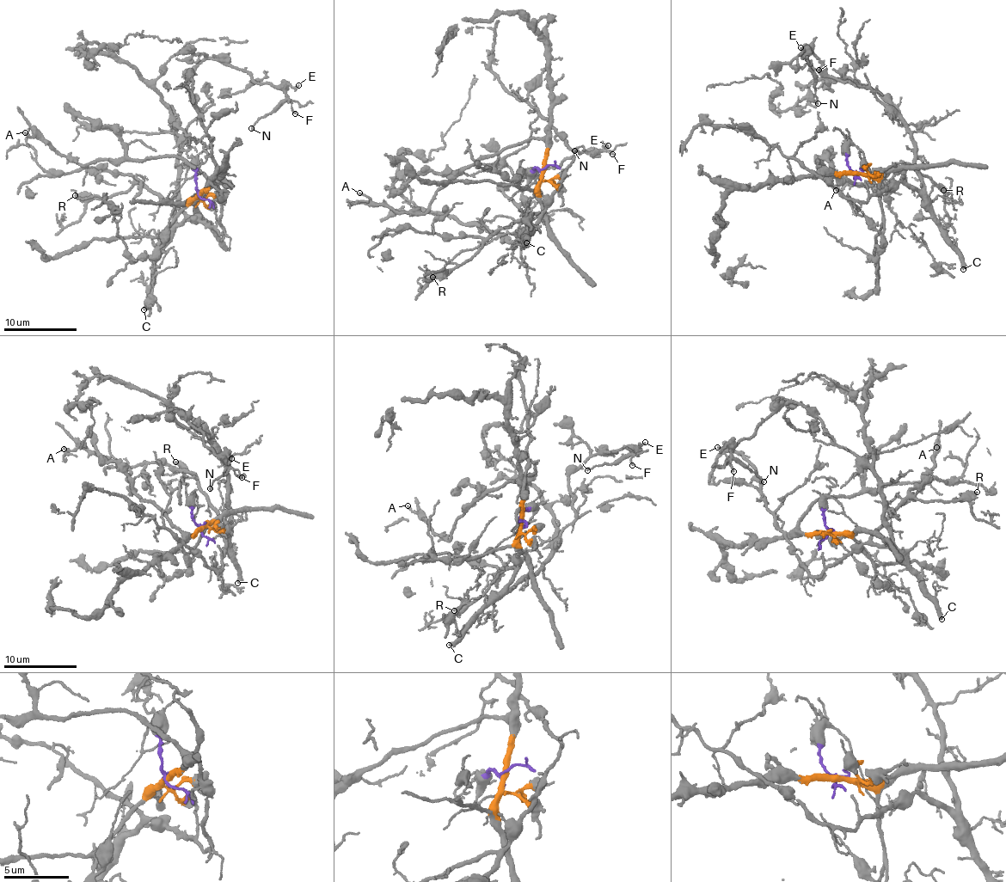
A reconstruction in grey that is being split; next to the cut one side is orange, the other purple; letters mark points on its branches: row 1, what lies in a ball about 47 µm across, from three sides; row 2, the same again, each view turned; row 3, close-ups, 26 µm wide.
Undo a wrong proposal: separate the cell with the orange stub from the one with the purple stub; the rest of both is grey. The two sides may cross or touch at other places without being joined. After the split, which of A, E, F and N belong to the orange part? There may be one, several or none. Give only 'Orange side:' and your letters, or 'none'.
Orange side: A

